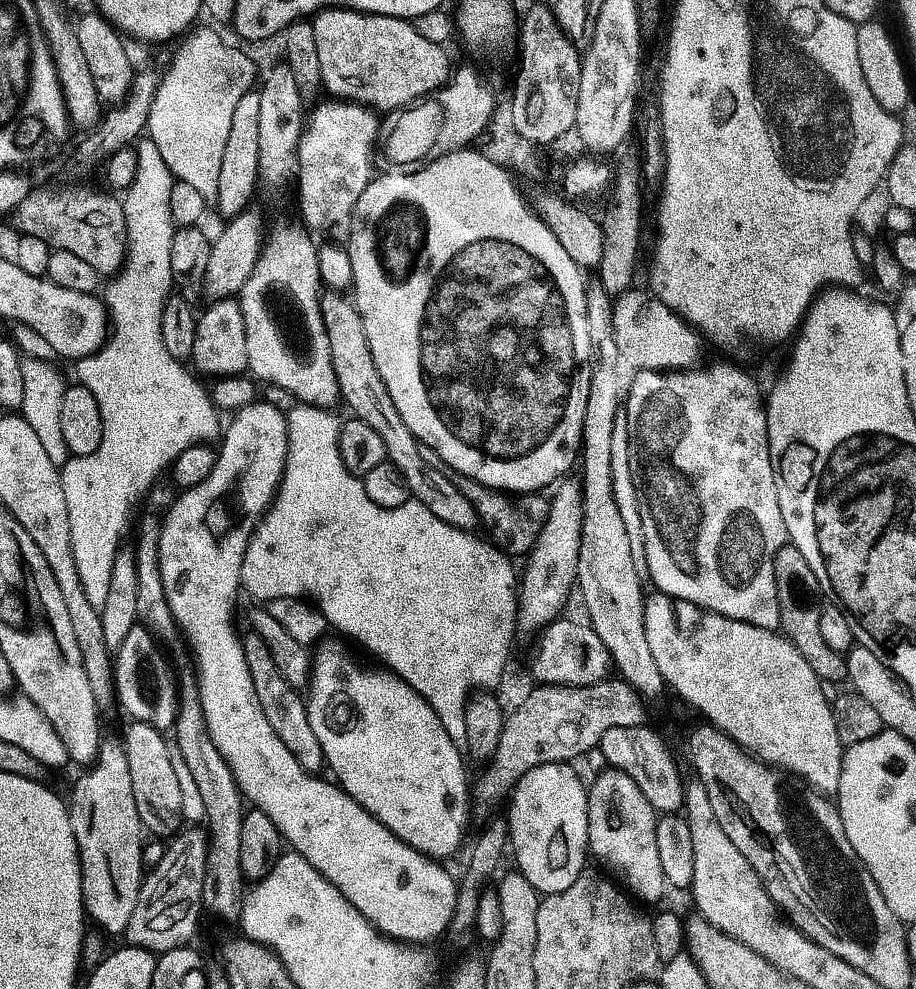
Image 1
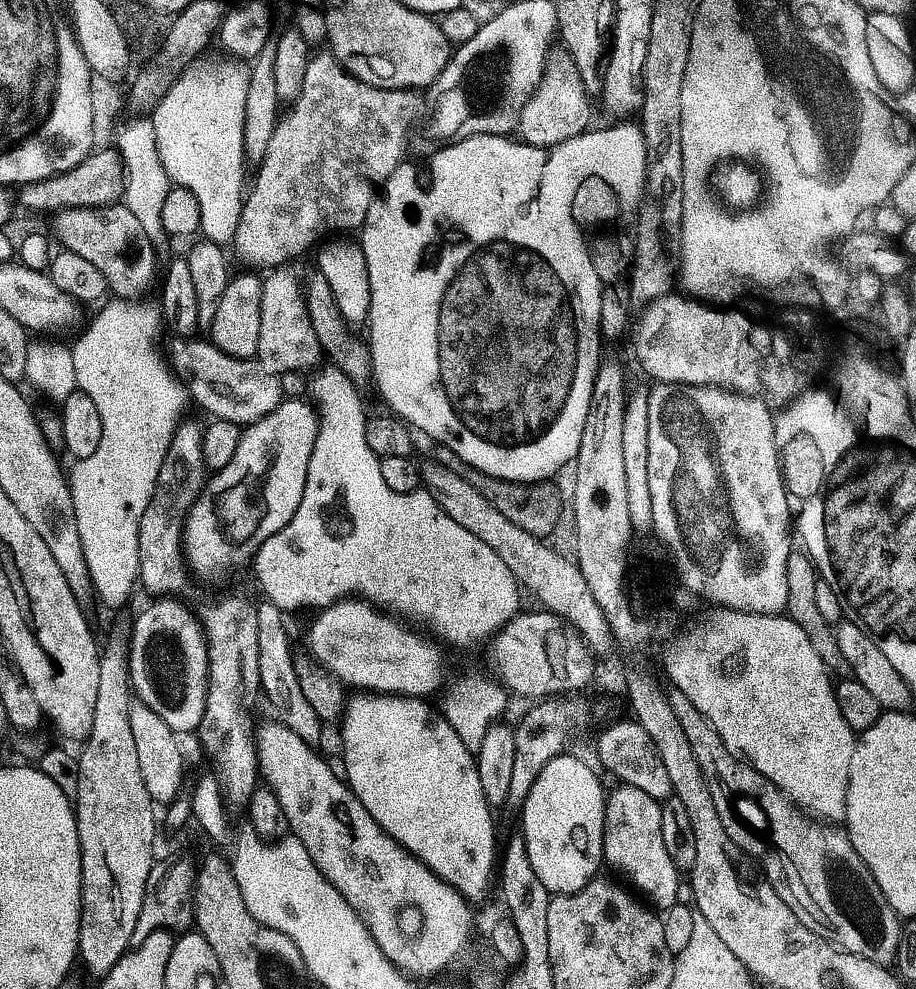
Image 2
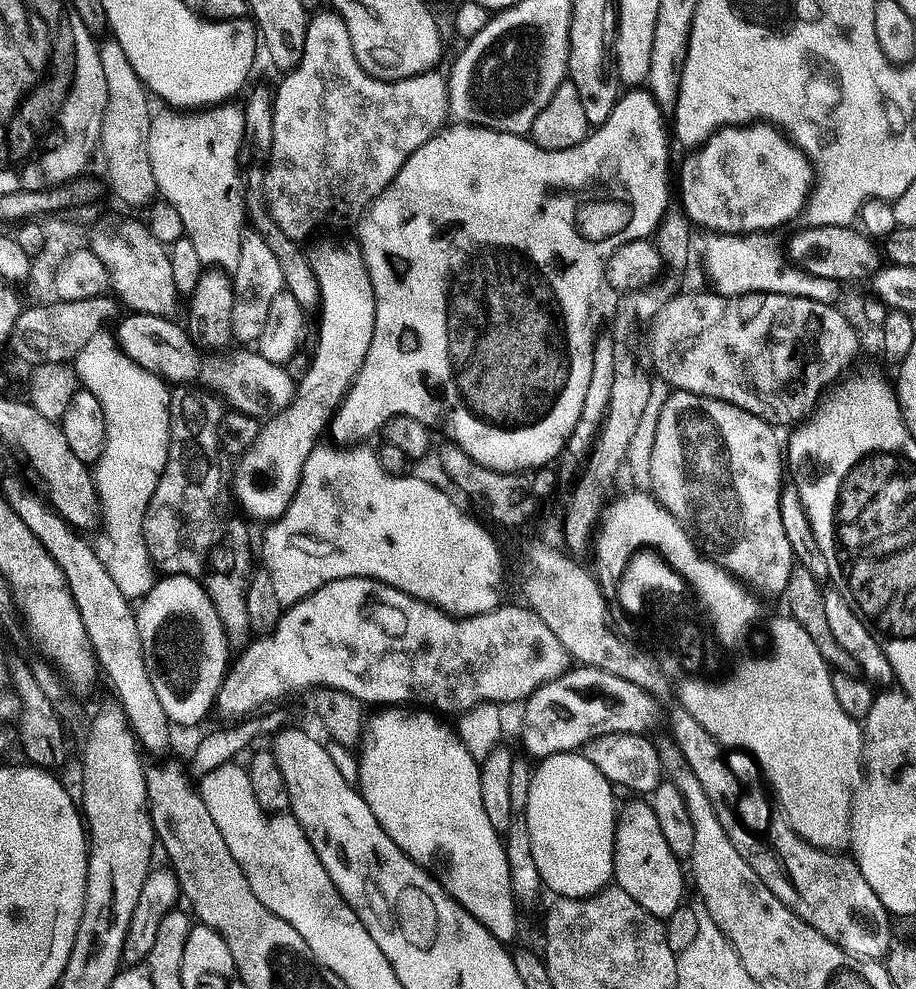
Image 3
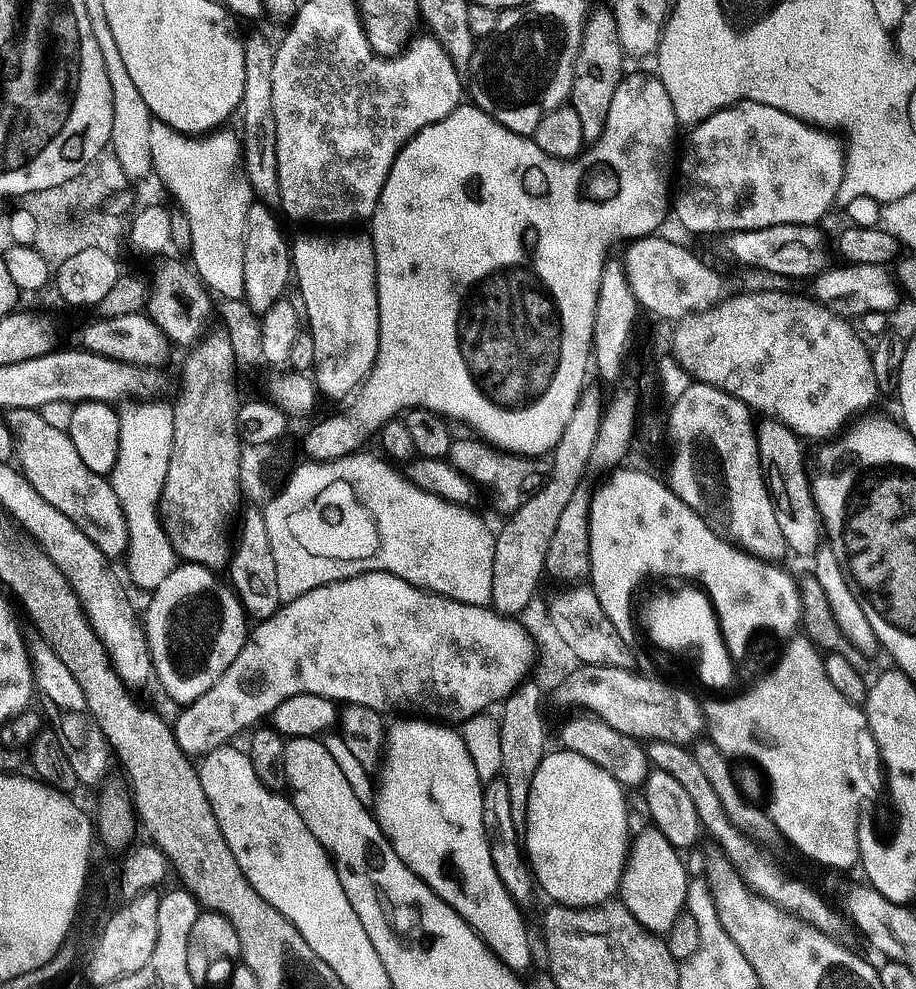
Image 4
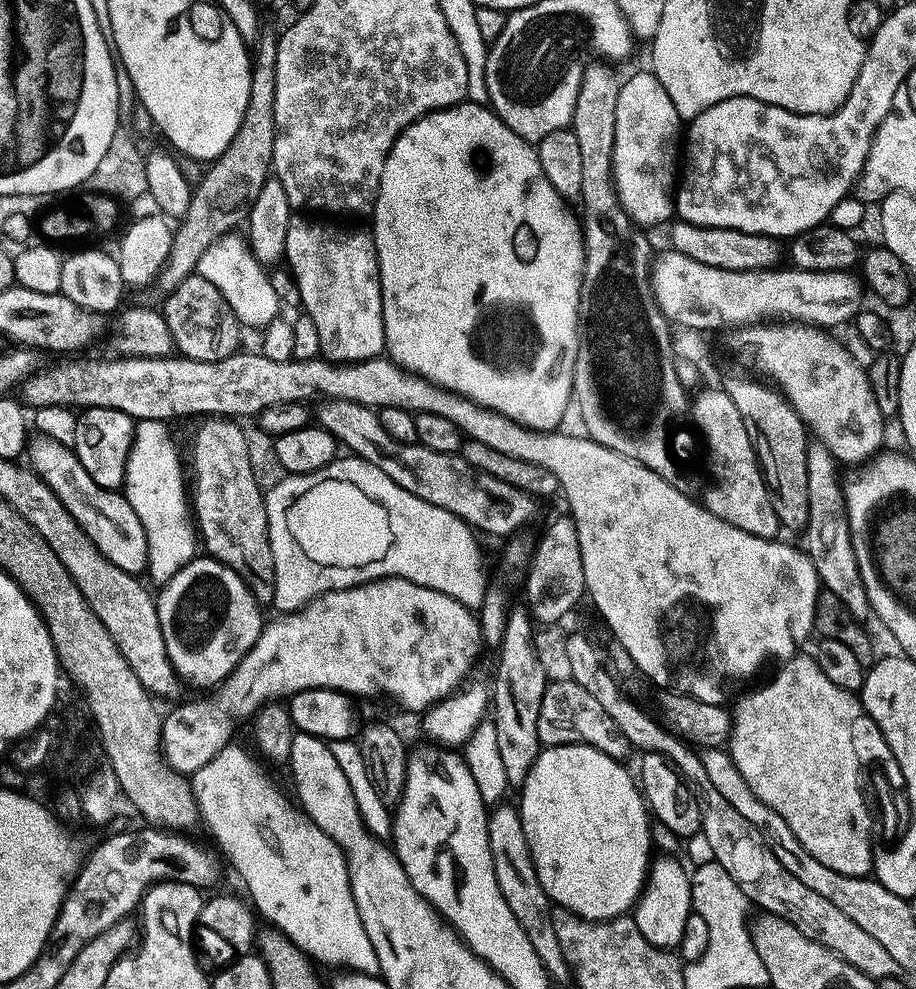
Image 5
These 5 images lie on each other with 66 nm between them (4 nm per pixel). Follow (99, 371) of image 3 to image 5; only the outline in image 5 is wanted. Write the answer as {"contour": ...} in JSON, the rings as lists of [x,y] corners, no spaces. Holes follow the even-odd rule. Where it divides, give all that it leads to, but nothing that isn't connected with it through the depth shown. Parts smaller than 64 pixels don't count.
{"contour":[[[141,420],[137,423],[134,446],[130,450],[122,489],[130,506],[134,506],[134,514],[142,518],[142,526],[148,535],[147,575],[152,576],[157,586],[170,583],[198,556],[198,536],[189,516],[186,468],[185,465],[184,468],[180,465],[180,454],[172,445],[172,436],[168,433],[168,428],[169,425],[165,421]]]}

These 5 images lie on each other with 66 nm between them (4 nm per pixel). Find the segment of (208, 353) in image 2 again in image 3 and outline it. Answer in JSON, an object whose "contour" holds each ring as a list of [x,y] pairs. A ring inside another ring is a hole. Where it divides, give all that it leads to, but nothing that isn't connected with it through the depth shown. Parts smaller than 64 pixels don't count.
{"contour":[[[129,315],[129,320],[120,326],[118,343],[122,351],[138,366],[153,372],[161,380],[172,386],[180,386],[183,380],[192,376],[191,368],[195,366],[202,355],[195,340],[188,335],[183,323],[175,324],[175,319],[167,316]],[[240,350],[233,356],[228,356],[225,360],[212,360],[209,362],[209,368],[205,370],[205,382],[211,384],[211,391],[222,397],[223,403],[233,412],[241,412],[247,416],[257,418],[271,418],[277,416],[280,412],[286,411],[288,407],[295,403],[298,395],[298,384],[290,378],[290,374],[284,366],[274,362],[266,362],[262,358],[259,350]]]}

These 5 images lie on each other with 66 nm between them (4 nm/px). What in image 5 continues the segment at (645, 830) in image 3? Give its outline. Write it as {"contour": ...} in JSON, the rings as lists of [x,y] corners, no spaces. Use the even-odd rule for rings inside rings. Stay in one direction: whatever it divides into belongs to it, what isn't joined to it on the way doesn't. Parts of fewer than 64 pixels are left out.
{"contour":[[[664,856],[653,859],[648,870],[648,882],[640,903],[634,909],[634,919],[642,938],[655,948],[679,949],[682,934],[686,934],[686,922],[694,915],[692,907],[692,877],[676,860]]]}

